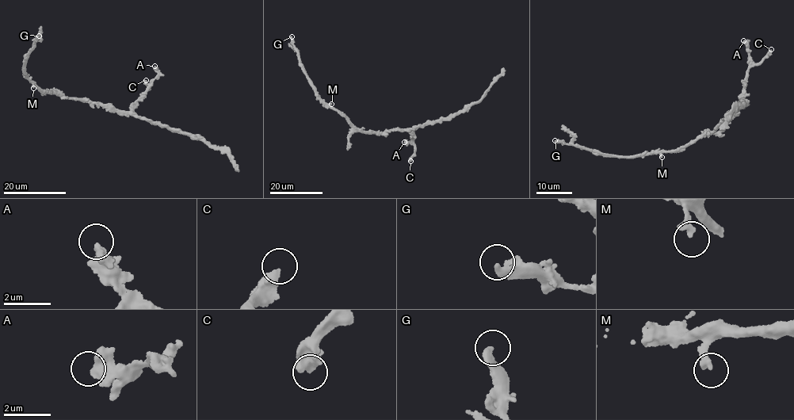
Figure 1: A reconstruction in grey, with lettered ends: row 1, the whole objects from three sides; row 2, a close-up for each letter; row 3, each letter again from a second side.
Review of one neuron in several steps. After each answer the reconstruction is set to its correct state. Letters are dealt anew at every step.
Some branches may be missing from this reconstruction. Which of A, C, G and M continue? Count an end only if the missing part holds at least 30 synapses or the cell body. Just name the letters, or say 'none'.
none

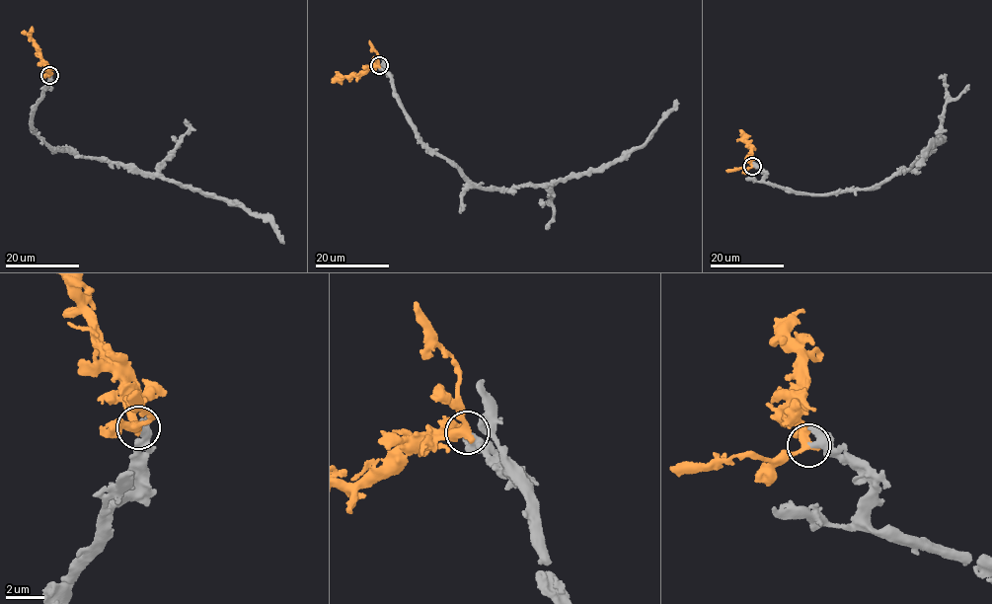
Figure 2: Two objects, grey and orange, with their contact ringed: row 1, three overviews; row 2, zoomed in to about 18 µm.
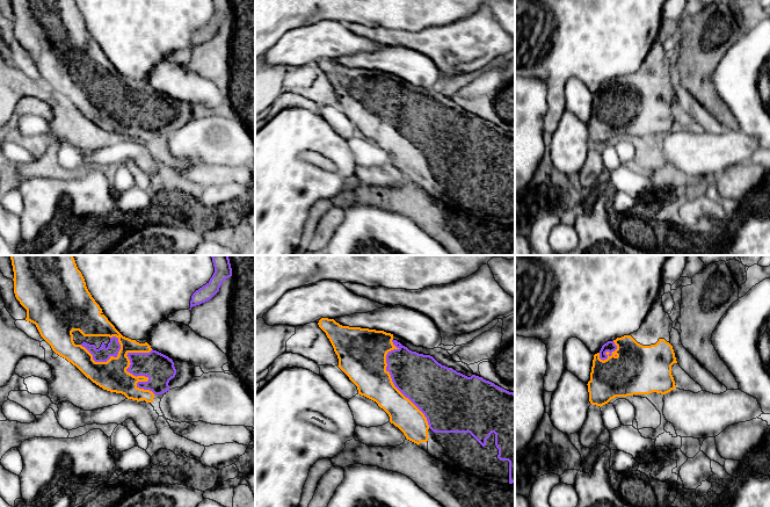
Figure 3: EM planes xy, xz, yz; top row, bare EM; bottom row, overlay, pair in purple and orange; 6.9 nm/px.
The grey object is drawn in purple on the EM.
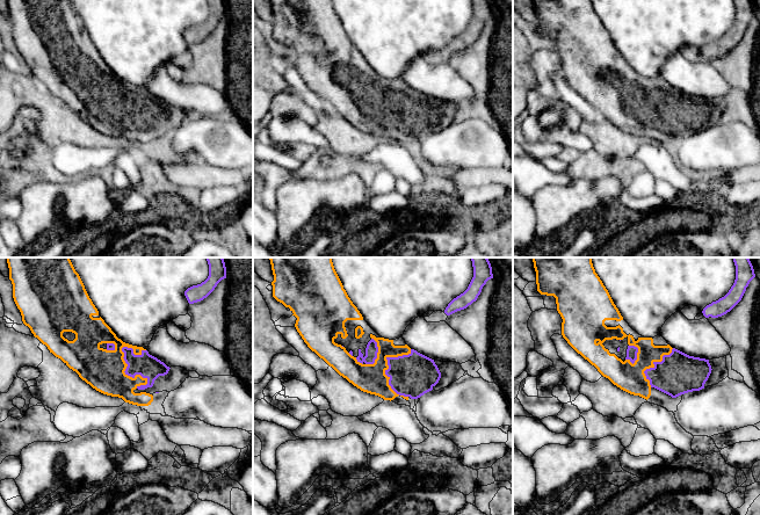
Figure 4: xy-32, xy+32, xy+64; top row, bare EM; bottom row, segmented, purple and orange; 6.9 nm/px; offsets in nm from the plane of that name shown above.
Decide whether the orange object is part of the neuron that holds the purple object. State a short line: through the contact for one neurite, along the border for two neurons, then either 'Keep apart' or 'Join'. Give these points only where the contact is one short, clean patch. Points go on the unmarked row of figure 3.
Join

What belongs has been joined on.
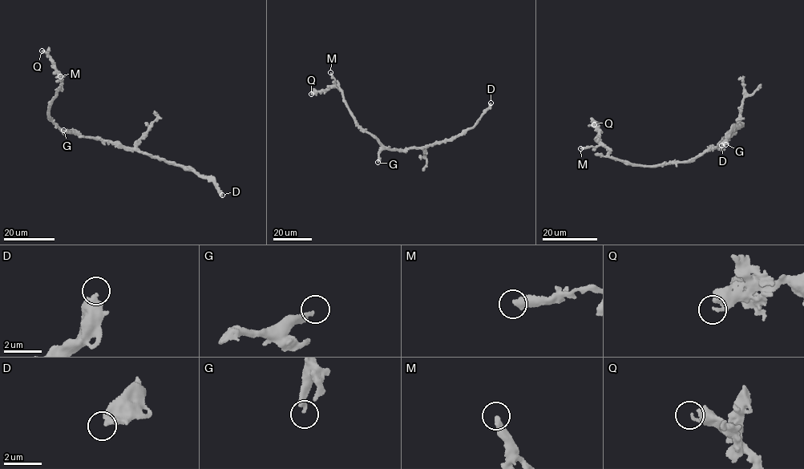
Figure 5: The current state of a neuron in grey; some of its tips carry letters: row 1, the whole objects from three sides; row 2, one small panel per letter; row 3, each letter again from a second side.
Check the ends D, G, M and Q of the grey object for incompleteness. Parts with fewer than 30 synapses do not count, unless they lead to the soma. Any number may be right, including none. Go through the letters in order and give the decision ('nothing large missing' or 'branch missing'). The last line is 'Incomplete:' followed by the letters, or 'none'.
D: nothing large missing
G: branch missing
M: nothing large missing
Q: nothing large missing
Incomplete: G

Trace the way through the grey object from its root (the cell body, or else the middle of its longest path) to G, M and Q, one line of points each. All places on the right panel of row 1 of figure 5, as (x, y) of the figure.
G: (717, 145), (711, 148), (720, 149), (725, 144)
M: (717, 145), (684, 162), (651, 165), (612, 158), (607, 147), (599, 145), (580, 148)
Q: (717, 145), (694, 159), (683, 162), (635, 164), (609, 156), (607, 147), (600, 144), (599, 133), (594, 124)

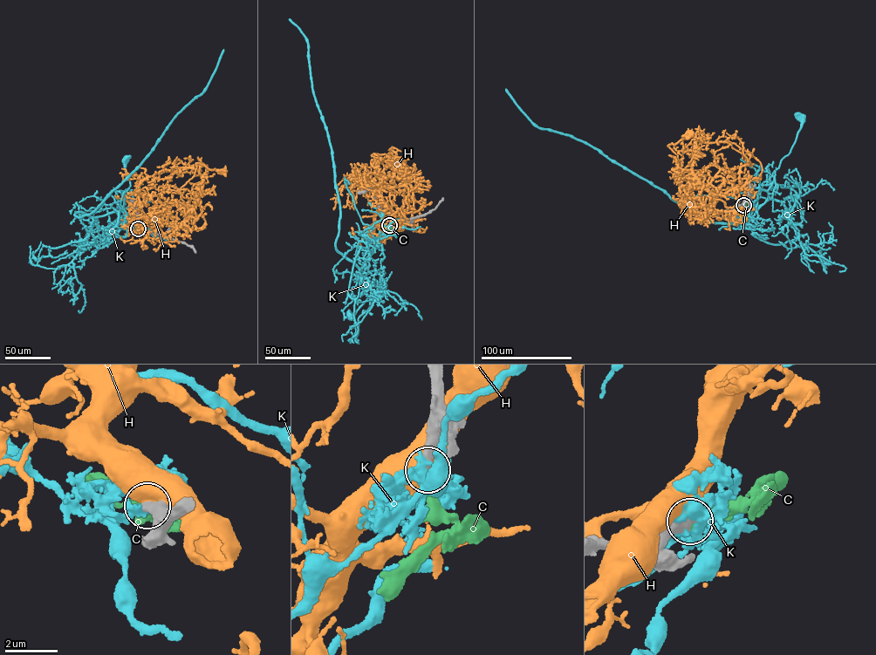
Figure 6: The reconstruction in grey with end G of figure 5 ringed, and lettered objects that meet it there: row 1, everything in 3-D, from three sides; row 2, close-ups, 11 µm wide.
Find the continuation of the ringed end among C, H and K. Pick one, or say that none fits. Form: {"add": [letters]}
{"add": ["C"]}

